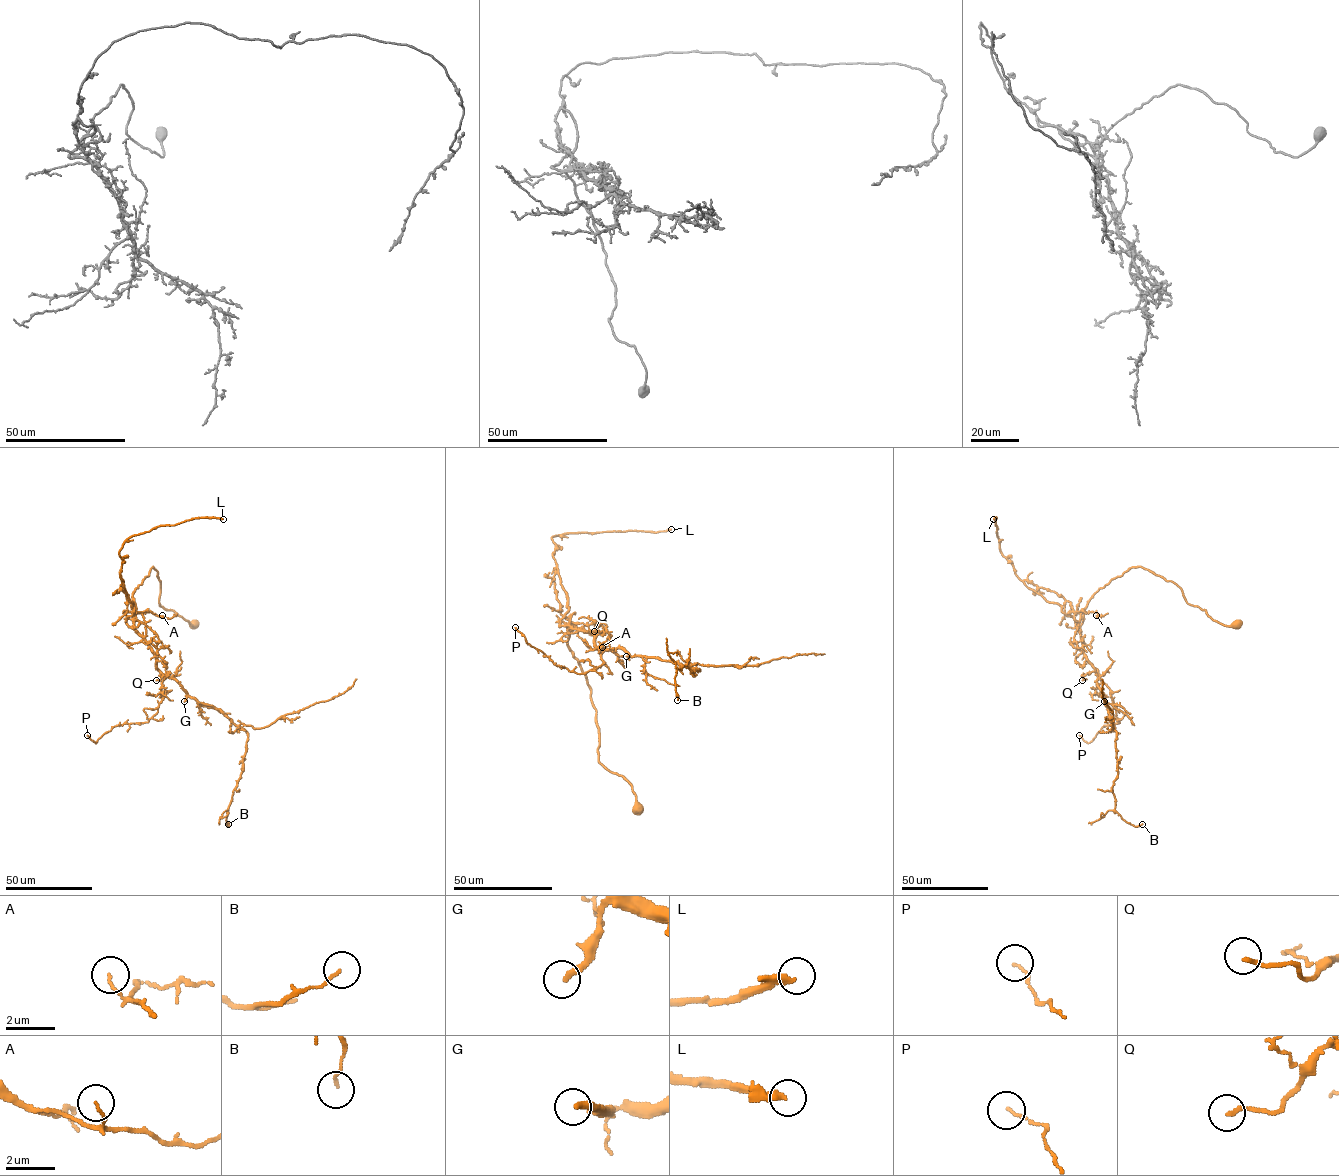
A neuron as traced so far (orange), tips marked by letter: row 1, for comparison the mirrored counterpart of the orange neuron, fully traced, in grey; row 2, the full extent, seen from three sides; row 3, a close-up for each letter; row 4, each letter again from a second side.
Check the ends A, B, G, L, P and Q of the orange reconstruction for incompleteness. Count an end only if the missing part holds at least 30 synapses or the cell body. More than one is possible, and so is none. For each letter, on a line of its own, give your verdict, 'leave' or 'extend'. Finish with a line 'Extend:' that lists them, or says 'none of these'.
A: leave
B: leave
G: leave
L: extend
P: leave
Q: leave
Extend: L

